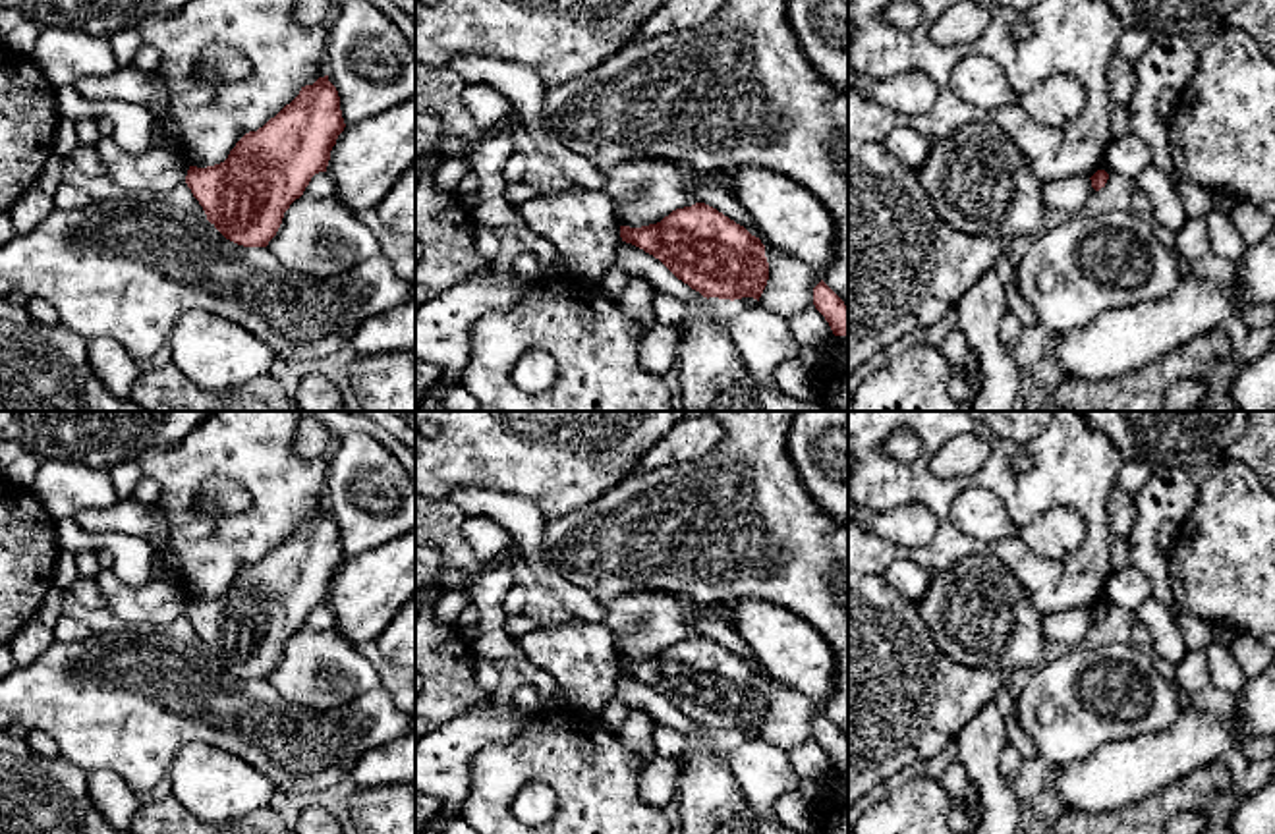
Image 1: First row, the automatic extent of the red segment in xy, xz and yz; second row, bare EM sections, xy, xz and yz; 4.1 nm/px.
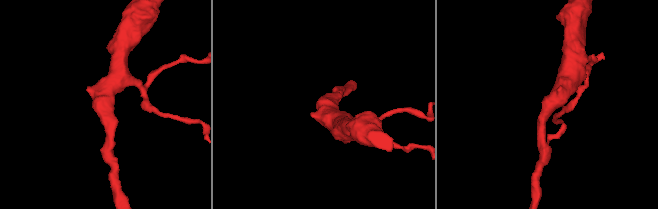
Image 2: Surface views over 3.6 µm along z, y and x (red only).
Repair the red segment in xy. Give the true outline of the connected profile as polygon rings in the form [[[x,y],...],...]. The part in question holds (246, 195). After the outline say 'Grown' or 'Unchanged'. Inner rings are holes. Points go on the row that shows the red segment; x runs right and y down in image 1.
[[[328,75],[319,77],[263,127],[245,133],[224,162],[189,166],[185,183],[226,239],[267,247],[311,178],[326,172],[344,127],[338,91]]]. Unchanged

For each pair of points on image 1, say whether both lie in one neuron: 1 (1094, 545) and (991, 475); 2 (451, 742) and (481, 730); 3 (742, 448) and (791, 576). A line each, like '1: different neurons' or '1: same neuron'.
1: same neuron
2: same neuron
3: same neuron

